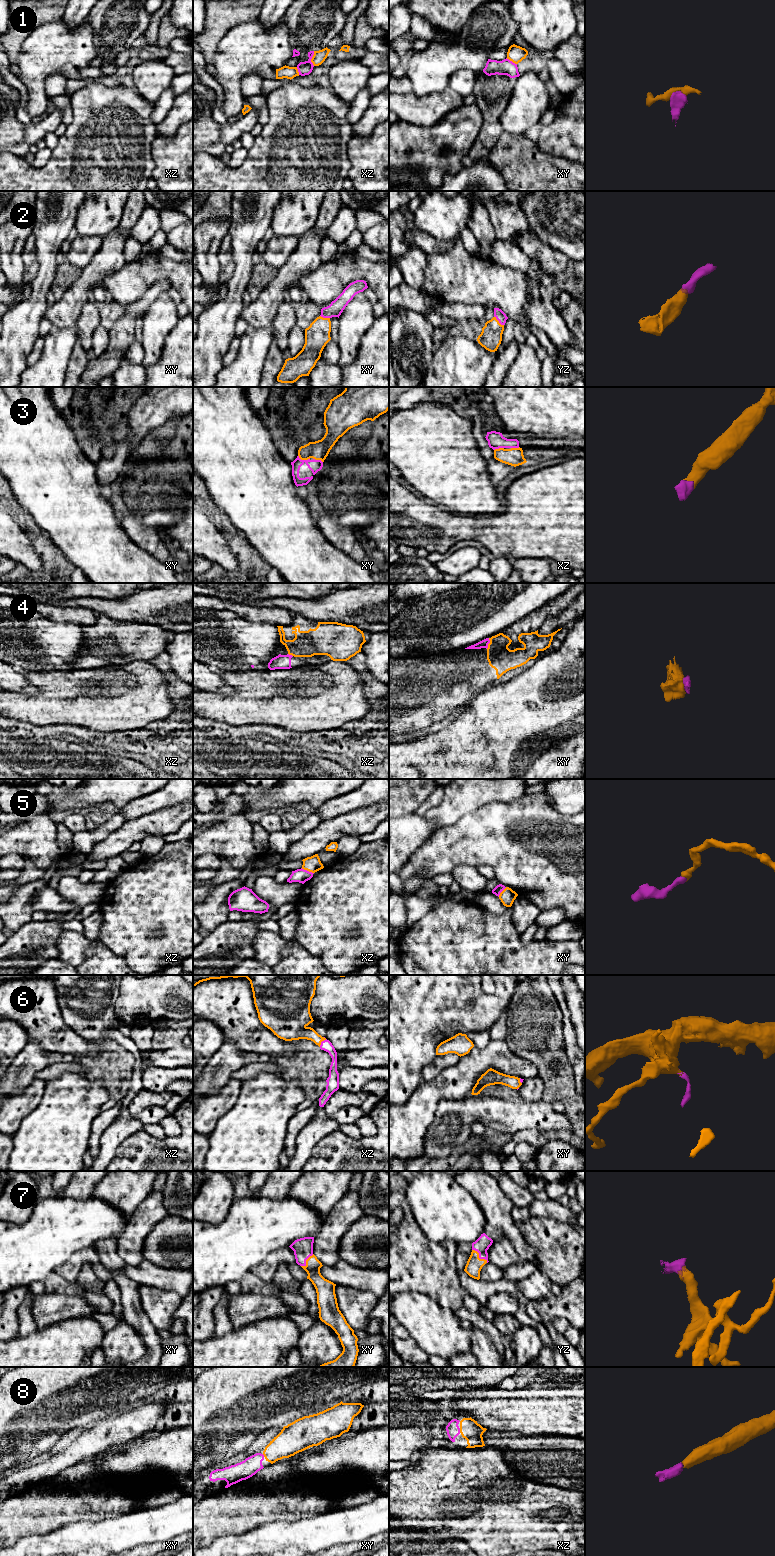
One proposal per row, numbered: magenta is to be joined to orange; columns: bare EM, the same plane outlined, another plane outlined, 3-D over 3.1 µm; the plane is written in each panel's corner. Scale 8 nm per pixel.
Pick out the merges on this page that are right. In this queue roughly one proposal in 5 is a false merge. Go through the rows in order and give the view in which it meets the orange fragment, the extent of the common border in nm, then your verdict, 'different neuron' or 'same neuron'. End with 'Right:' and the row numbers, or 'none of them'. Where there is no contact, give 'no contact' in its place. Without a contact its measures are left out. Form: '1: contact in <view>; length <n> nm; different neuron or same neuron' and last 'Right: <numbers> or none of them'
1: contact in xz; length 120 nm; different neuron
2: contact in yz; length 110 nm; same neuron
3: contact in xy; length 100 nm; same neuron
4: contact in xy; length 90 nm; same neuron
5: contact in xz; length 110 nm; same neuron
6: contact in xz; length 90 nm; same neuron
7: contact in yz; length 170 nm; same neuron
8: contact in xz; length 40 nm; same neuron
Right: 2, 3, 4, 5, 6, 7, 8

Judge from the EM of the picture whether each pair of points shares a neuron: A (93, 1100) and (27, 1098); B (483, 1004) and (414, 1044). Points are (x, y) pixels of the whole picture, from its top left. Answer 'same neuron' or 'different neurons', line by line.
A: different neurons
B: same neuron

